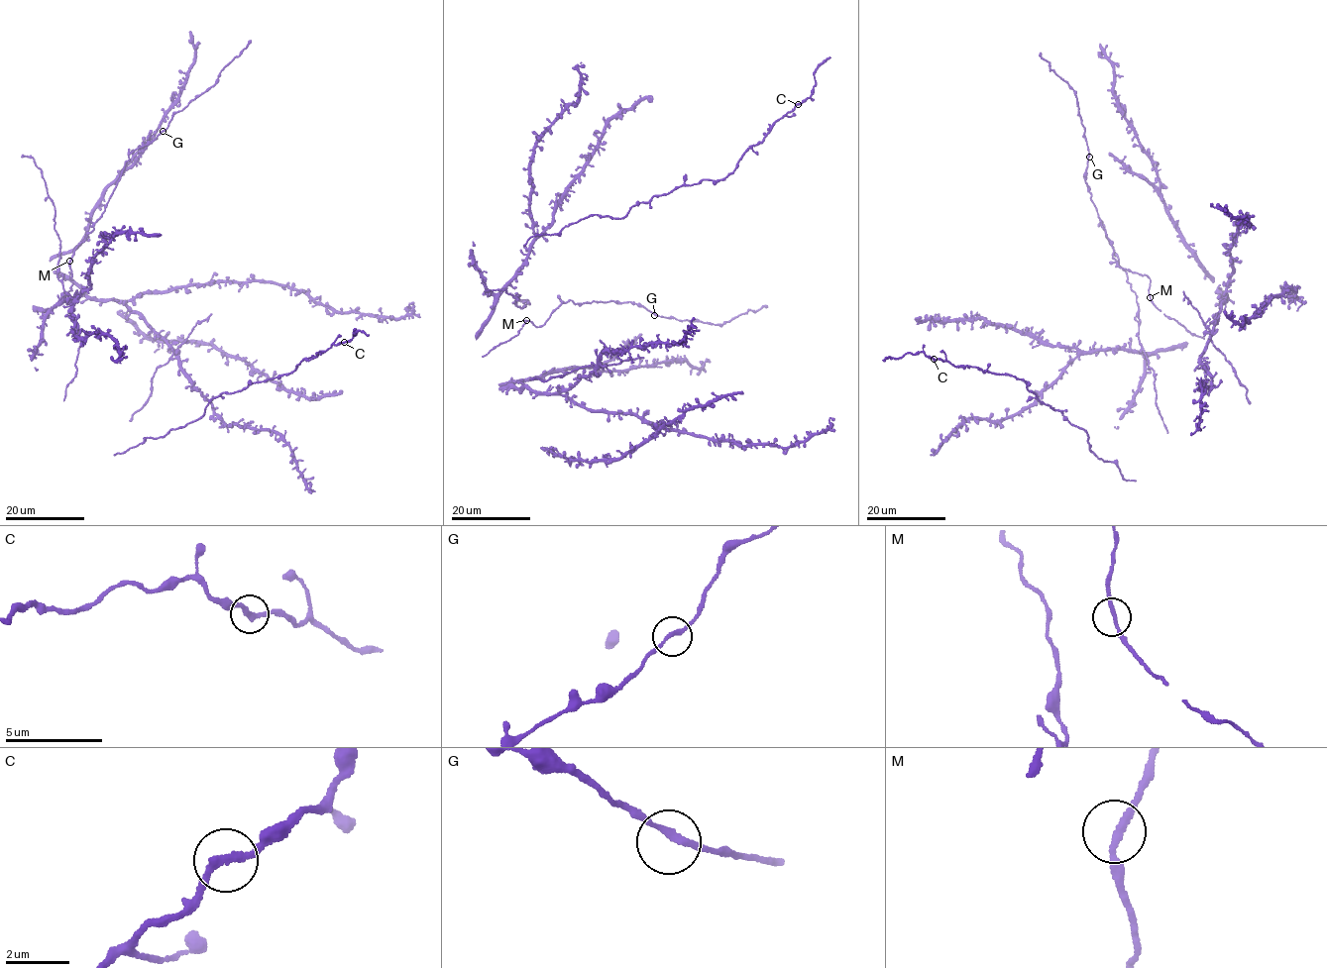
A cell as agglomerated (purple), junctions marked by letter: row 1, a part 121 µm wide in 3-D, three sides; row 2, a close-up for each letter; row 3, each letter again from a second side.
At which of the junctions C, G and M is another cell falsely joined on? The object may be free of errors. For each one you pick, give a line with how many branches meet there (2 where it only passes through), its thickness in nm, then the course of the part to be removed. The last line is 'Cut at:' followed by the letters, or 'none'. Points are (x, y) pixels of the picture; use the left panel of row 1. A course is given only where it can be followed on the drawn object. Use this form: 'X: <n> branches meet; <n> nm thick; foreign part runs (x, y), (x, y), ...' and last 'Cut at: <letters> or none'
Cut at: none

